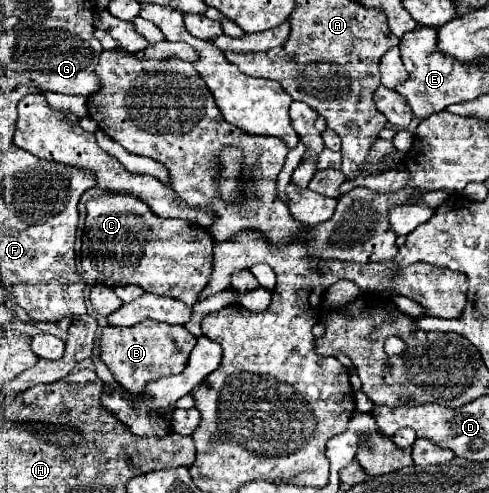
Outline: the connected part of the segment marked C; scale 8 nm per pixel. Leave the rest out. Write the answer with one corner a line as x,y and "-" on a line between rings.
101,195
87,201
87,219
85,219
85,235
81,247
81,265
83,271
89,273
97,283
105,285
125,285
133,283
143,287
155,295
177,297
187,305
193,305
201,293
201,289
209,283
211,277
211,261
213,261
213,237
209,237
207,229
193,225
181,219
161,219
149,213
149,207
143,201
133,197
123,199
121,195

